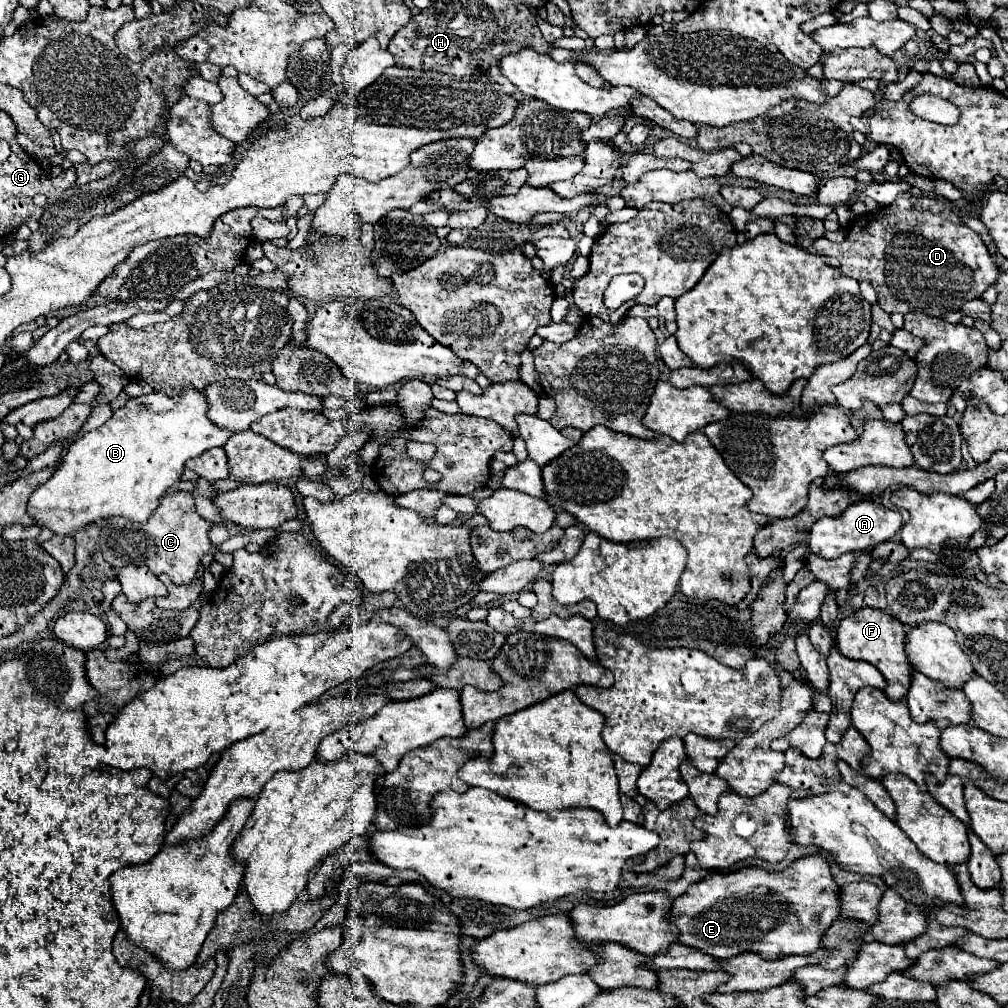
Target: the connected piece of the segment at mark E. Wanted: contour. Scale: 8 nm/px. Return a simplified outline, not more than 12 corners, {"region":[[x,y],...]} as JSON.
{"region":[[822,855],[712,873],[672,903],[718,959],[812,955],[840,919]]}

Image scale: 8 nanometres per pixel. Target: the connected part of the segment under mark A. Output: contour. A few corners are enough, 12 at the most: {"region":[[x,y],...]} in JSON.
{"region":[[870,499],[810,529],[826,559],[892,539],[902,517]]}

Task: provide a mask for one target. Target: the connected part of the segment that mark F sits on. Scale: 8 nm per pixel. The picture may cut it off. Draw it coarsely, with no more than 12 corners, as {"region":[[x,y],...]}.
{"region":[[864,607],[840,621],[836,647],[886,677],[888,699],[908,693],[904,625]]}

